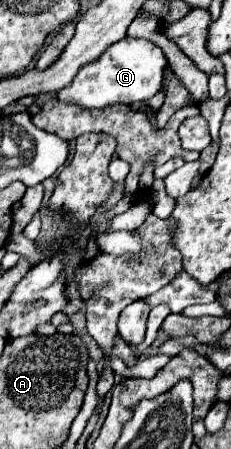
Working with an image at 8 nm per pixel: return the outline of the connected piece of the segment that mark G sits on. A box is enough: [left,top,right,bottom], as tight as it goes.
[57,38,167,108]

